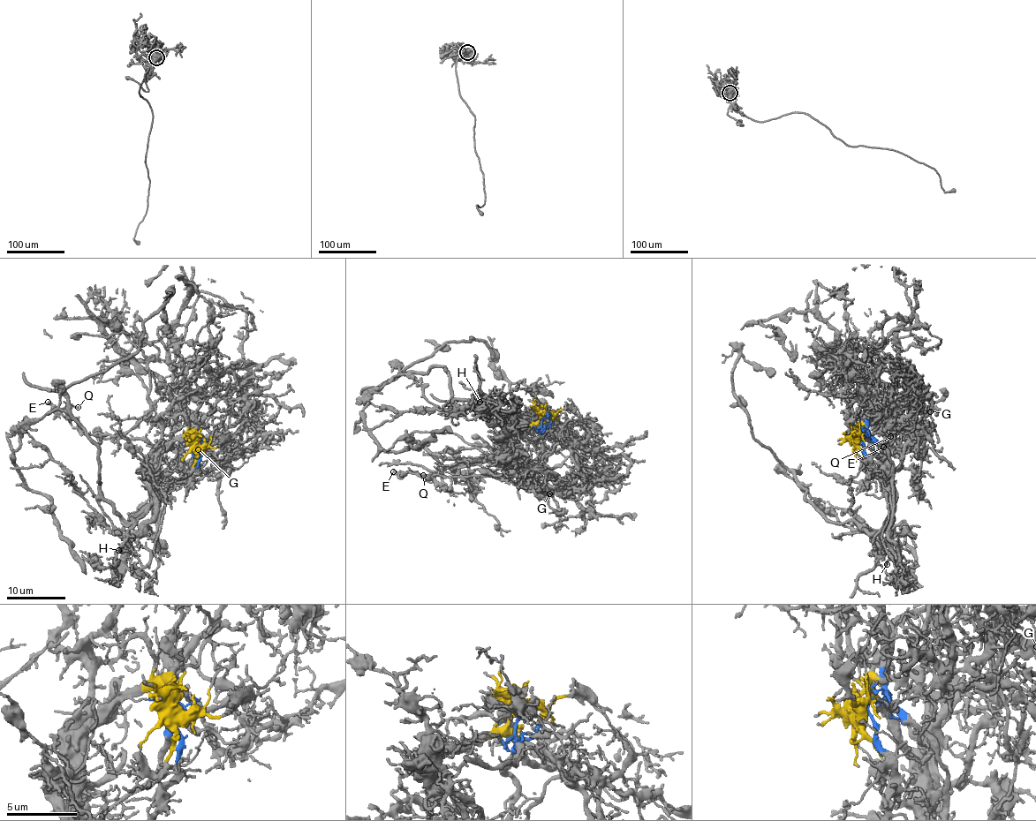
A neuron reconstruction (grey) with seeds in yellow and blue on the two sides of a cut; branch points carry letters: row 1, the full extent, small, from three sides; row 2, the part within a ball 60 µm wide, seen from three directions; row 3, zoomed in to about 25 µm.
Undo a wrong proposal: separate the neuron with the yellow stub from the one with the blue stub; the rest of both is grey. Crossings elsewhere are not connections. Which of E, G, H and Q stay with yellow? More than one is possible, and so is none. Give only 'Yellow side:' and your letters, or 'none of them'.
Yellow side: E, G, Q

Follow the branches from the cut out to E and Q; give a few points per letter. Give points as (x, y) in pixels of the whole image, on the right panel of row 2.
E: (859, 439), (860, 431), (868, 442), (880, 447), (887, 440), (916, 435), (909, 433), (901, 456), (882, 447)
Q: (859, 439), (860, 431), (880, 447), (916, 435), (909, 433), (901, 456), (888, 450), (890, 437)

